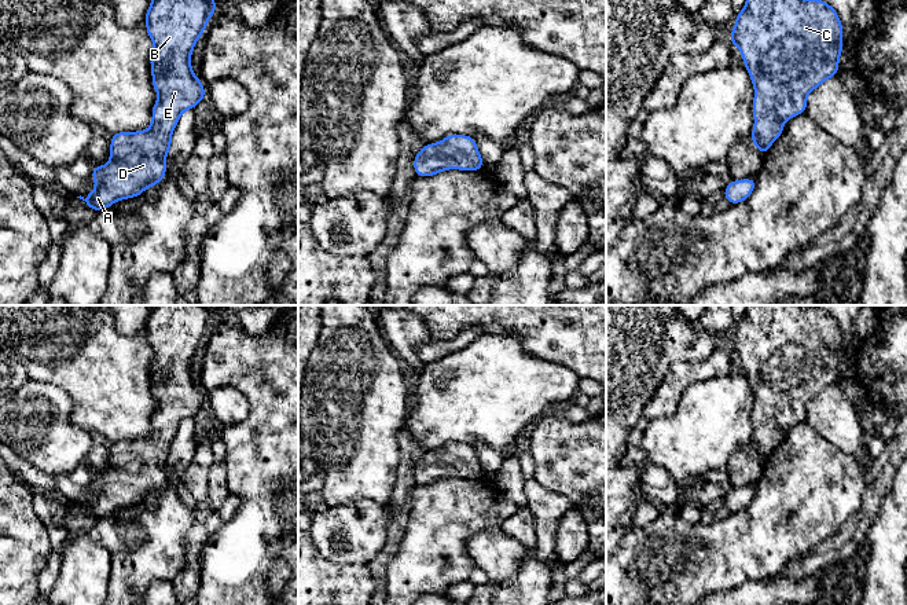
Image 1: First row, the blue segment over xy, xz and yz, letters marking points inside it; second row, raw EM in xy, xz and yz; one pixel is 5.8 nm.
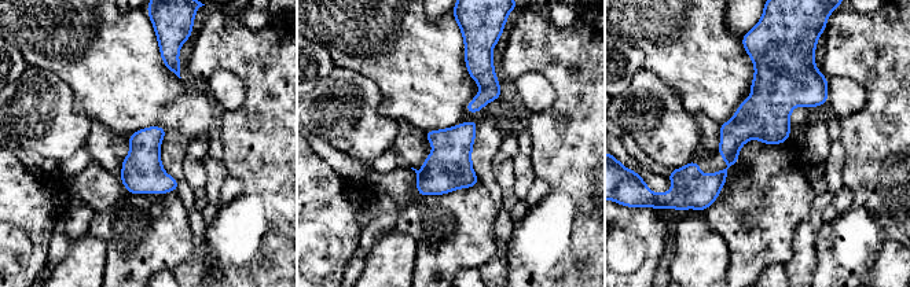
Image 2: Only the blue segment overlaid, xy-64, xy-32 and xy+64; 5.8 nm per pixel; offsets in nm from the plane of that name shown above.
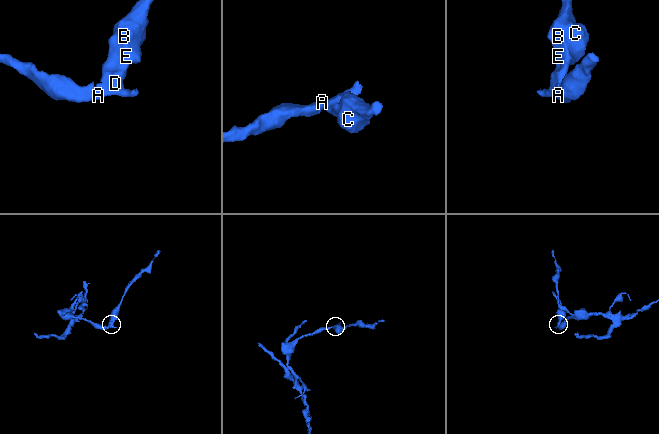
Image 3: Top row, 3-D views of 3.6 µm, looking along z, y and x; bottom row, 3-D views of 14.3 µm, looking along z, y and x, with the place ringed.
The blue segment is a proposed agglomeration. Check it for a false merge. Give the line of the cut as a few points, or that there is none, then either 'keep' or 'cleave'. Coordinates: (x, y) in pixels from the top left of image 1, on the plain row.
no cut; keep

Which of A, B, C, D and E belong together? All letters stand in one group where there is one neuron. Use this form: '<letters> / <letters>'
A B C D E

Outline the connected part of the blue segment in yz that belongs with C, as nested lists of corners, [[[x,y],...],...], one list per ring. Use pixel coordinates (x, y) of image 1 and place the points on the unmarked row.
[[[748,305],[743,318],[735,324],[730,349],[741,358],[754,393],[752,451],[764,463],[783,440],[787,426],[805,421],[807,404],[825,388],[838,382],[838,367],[842,359],[842,333],[836,318],[819,307],[801,305]]]

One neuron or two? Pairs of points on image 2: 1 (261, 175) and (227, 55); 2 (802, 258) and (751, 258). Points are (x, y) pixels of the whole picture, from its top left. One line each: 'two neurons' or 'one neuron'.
1: one neuron
2: two neurons

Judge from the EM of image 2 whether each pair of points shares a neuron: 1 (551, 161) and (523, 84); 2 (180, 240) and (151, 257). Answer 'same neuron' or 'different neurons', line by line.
1: different neurons
2: same neuron

